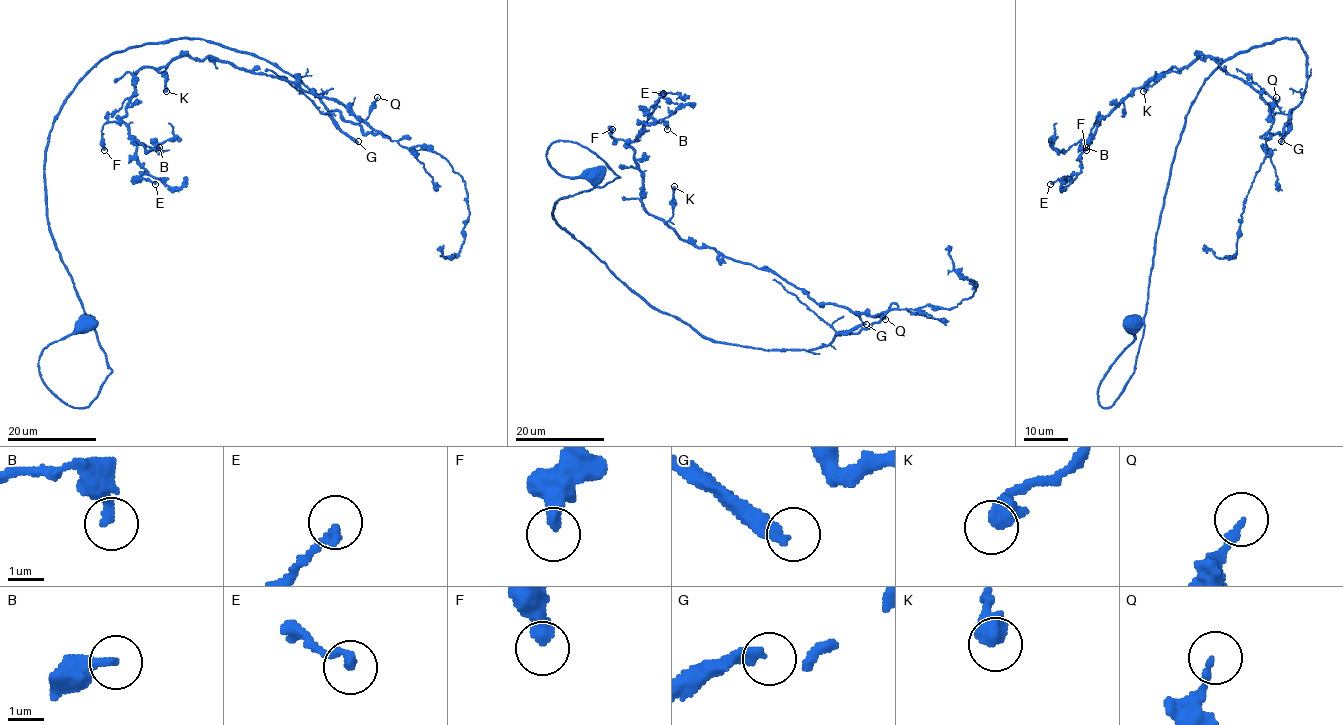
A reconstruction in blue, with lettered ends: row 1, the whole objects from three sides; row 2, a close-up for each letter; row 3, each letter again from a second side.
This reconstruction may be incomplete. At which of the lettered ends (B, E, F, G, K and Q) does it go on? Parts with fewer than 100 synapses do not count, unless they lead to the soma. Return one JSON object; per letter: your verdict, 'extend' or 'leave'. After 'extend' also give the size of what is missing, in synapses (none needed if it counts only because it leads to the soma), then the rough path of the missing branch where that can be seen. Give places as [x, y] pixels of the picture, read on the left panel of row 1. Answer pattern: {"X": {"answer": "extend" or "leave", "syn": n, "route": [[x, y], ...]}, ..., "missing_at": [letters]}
{"B": {"answer": "leave"}, "E": {"answer": "leave"}, "F": {"answer": "leave"}, "G": {"answer": "extend", "syn": 180, "route": [[358, 141], [395, 193], [400, 229], [409, 235], [422, 216], [426, 227], [302, 225], [185, 185]]}, "K": {"answer": "leave"}, "Q": {"answer": "leave"}, "missing_at": ["G"]}

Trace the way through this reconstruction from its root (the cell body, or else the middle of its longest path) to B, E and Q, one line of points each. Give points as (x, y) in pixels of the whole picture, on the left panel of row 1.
B: (84, 324), (45, 149), (109, 54), (218, 43), (377, 133), (180, 55), (122, 119), (159, 147)
E: (84, 324), (45, 149), (109, 54), (218, 43), (377, 133), (180, 55), (122, 119), (155, 184)
Q: (84, 324), (48, 223), (45, 149), (64, 99), (109, 54), (179, 38), (252, 53), (365, 134), (377, 97)

